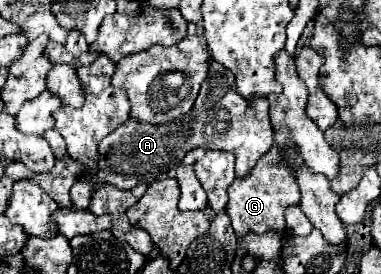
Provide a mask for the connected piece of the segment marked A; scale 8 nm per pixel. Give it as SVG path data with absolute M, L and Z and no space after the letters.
M210 59L208 77L200 87L194 109L186 117L186 121L150 125L128 119L114 133L100 141L100 169L90 181L80 181L72 185L70 207L86 209L92 191L90 183L96 181L106 181L120 189L132 189L138 183L150 185L152 181L156 181L156 177L164 177L176 163L184 159L188 151L196 147L232 151L236 155L236 177L246 177L256 165L256 161L272 147L272 137L274 129L268 117L268 101L262 97L256 97L256 101L244 101L244 97L236 93L236 81L232 77L232 71L224 69L218 61Z

